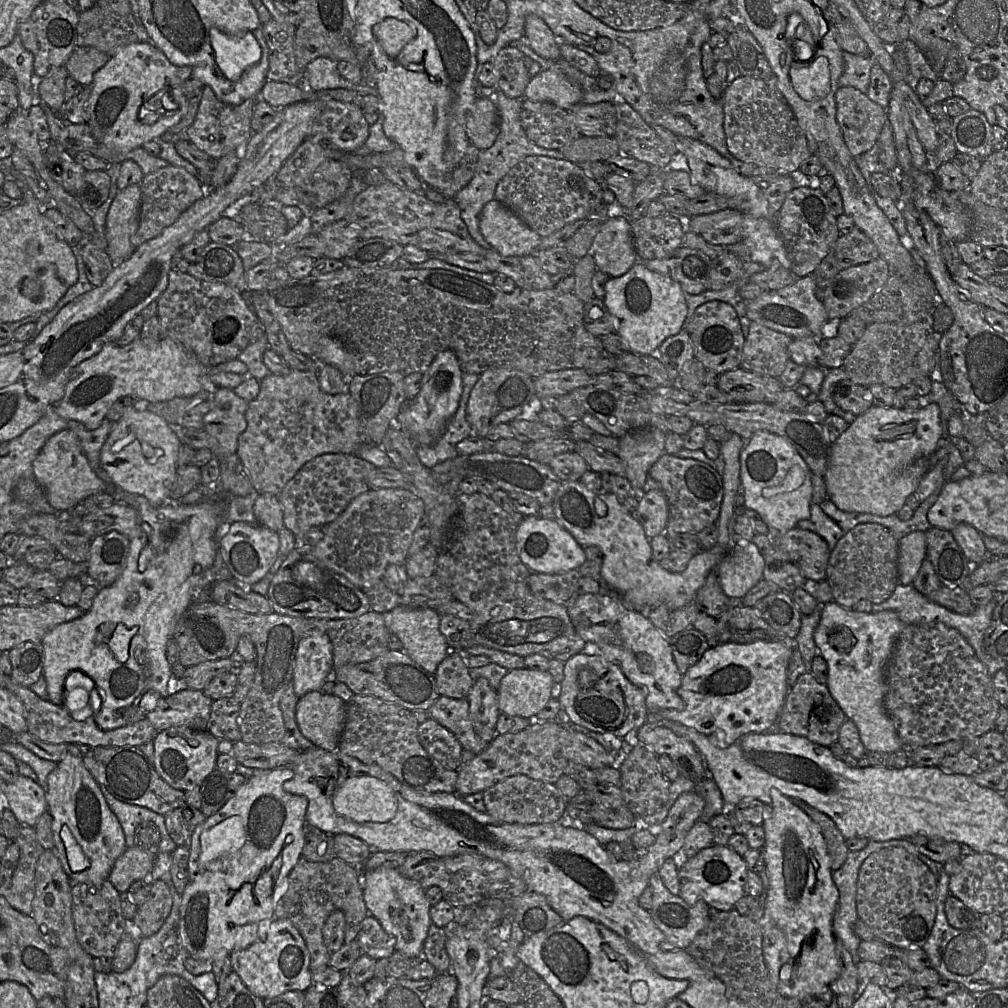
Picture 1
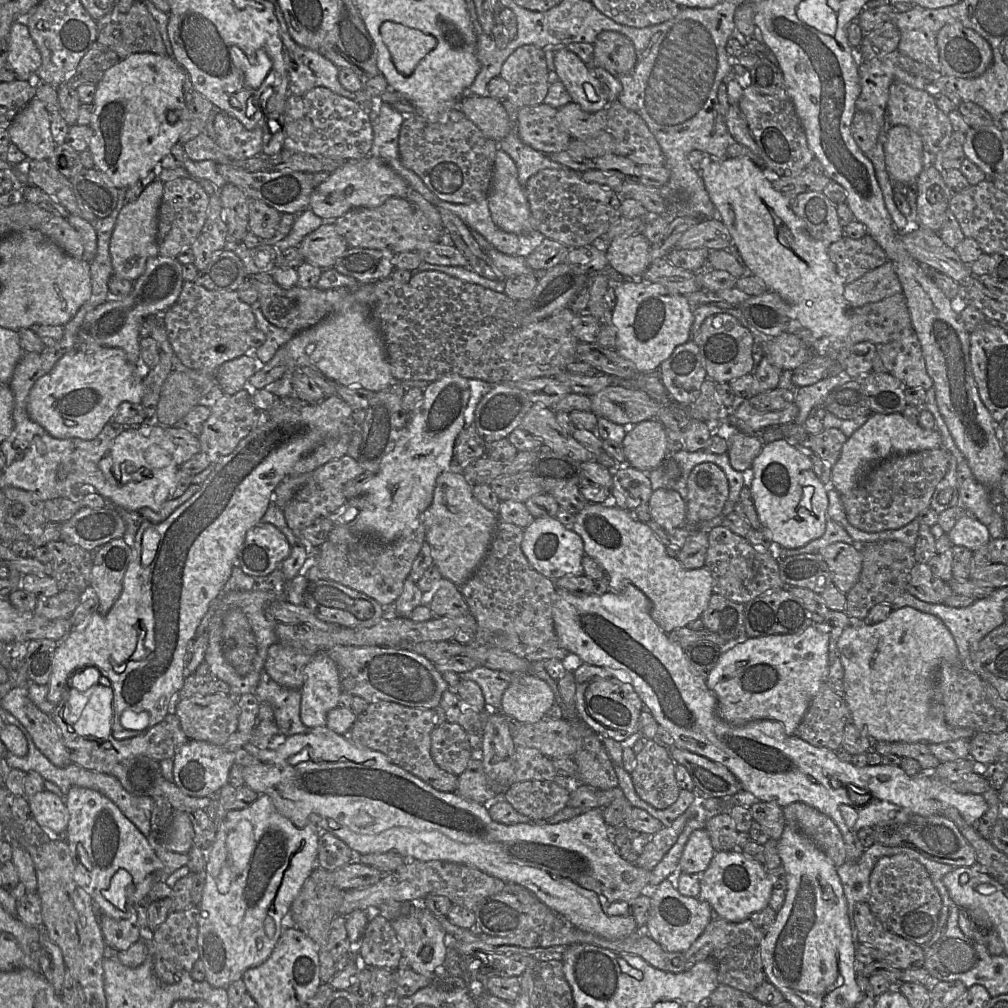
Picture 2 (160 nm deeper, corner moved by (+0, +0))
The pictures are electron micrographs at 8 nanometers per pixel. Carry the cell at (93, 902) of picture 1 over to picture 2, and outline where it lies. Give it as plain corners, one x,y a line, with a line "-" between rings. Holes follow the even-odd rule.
135,909
127,919
113,919
107,915
102,915
98,922
105,945
117,951
127,950
142,938

